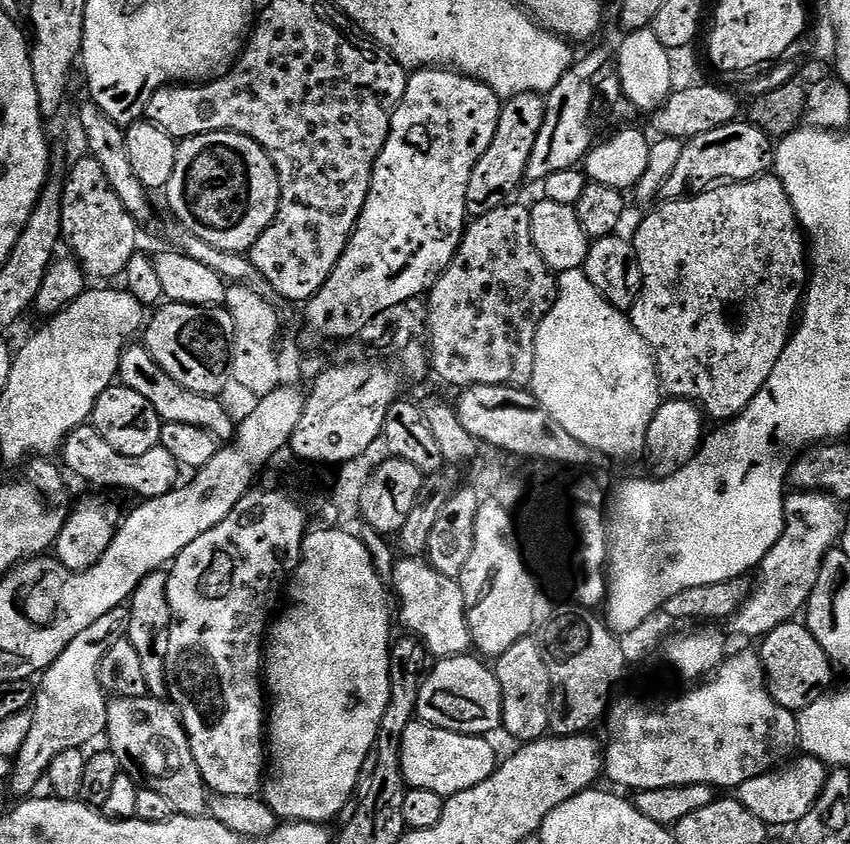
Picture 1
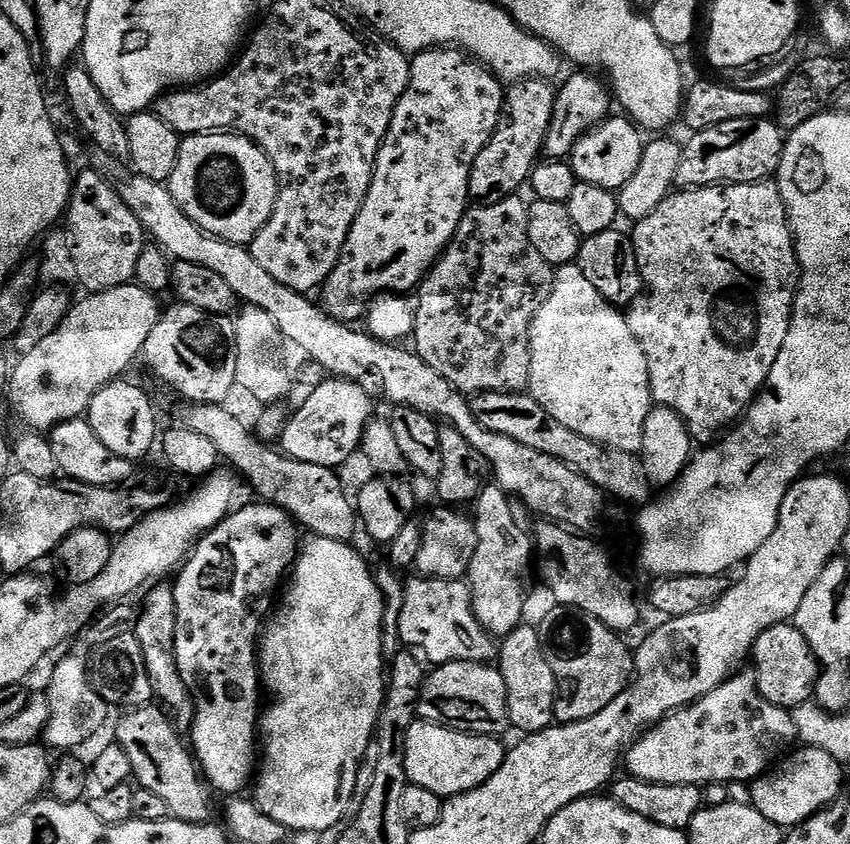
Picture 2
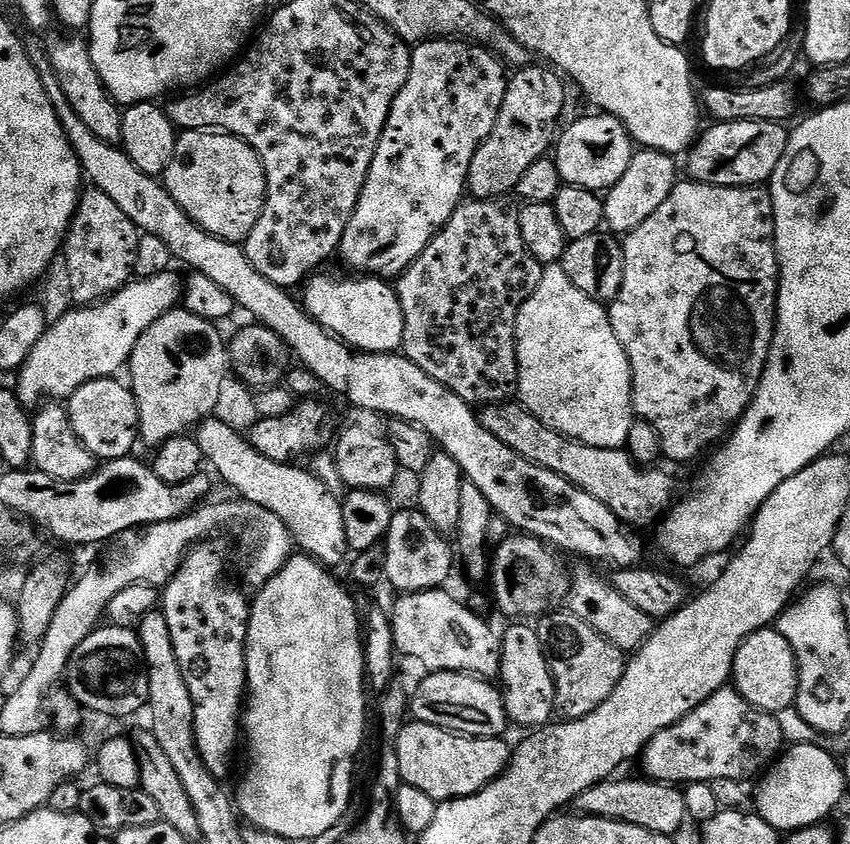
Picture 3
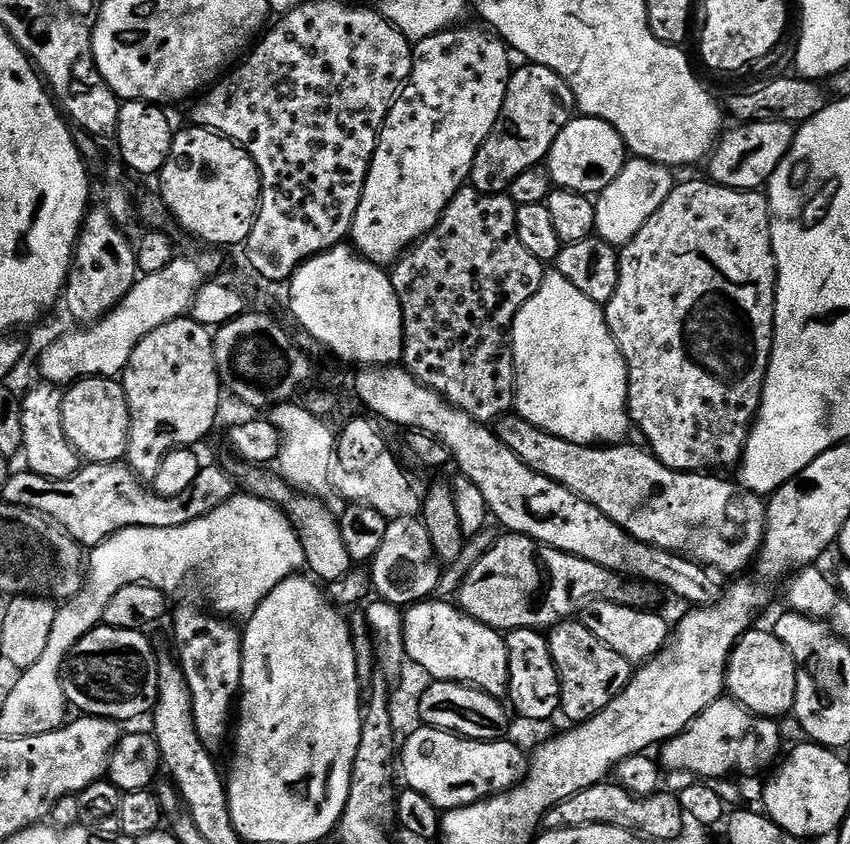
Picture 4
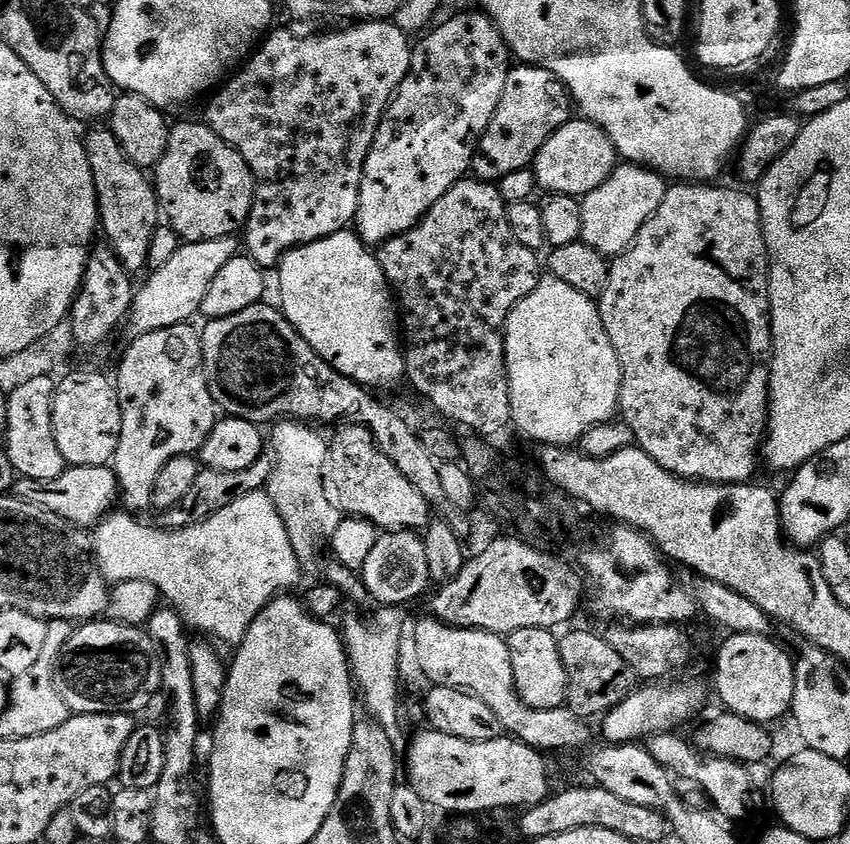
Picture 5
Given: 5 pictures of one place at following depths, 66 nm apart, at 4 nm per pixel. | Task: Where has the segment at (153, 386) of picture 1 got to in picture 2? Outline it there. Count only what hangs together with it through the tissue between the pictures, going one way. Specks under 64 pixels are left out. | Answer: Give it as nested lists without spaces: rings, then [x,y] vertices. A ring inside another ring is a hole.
[[[189,403],[185,408],[188,409],[184,412],[183,427],[206,438],[217,457],[224,459],[225,456],[233,464],[231,467],[242,477],[243,483],[247,487],[249,484],[260,495],[257,497],[263,503],[281,508],[303,531],[305,528],[312,536],[345,542],[353,539],[351,536],[355,534],[356,528],[358,532],[358,518],[354,513],[353,501],[344,493],[333,469],[288,459],[275,447],[261,440],[255,431],[249,425],[247,428],[234,413],[227,412],[224,404]]]

